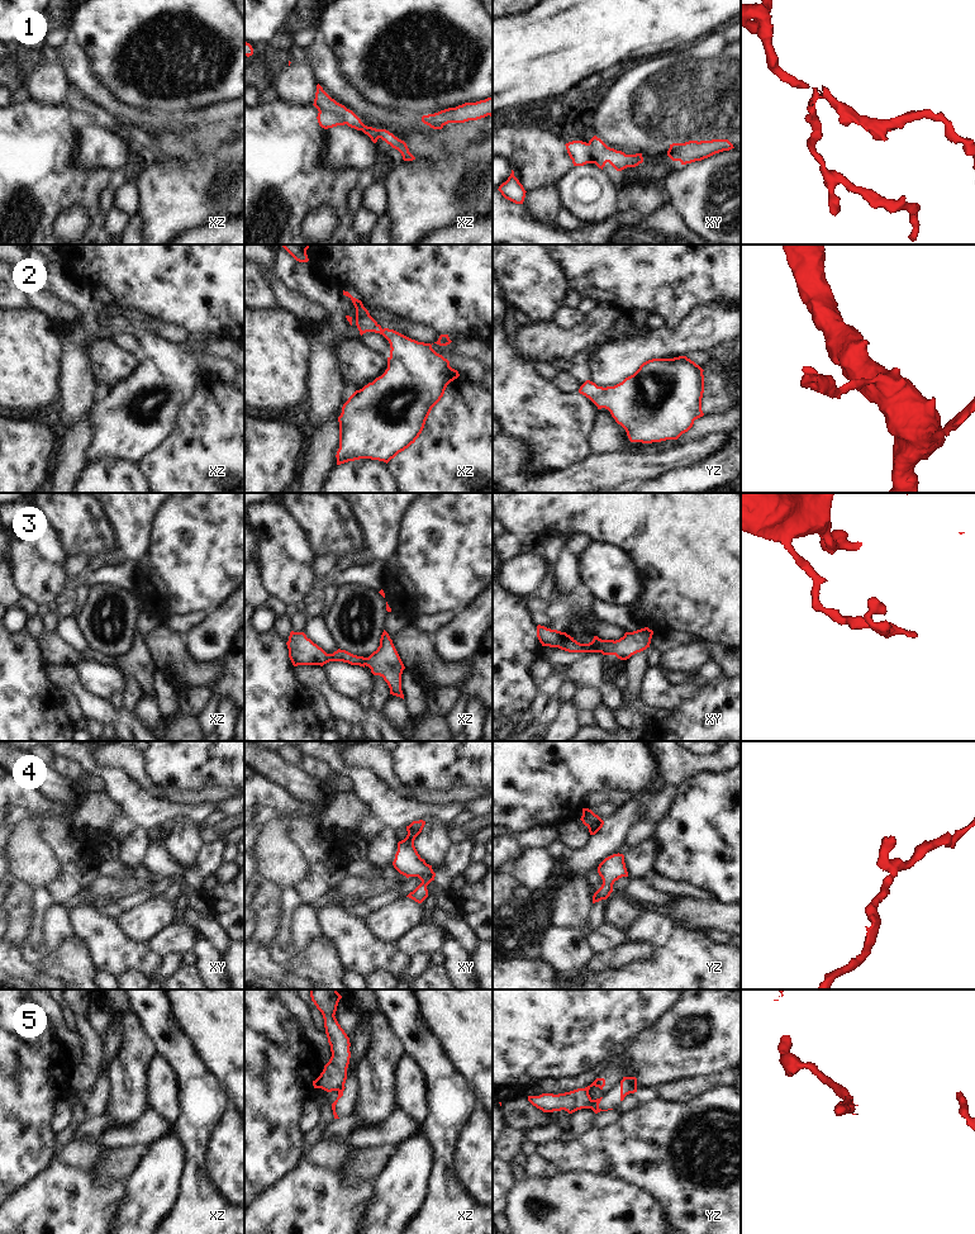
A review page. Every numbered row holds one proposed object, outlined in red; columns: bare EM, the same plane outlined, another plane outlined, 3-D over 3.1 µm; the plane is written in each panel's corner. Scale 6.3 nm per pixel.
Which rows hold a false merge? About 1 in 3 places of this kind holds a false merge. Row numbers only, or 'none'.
5

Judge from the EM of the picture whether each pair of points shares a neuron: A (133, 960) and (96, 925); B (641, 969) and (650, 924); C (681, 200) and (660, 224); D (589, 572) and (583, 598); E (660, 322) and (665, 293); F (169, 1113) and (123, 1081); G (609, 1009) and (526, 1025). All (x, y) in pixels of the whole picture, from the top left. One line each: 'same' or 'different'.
A: same
B: same
C: different
D: different
E: different
F: different
G: same

